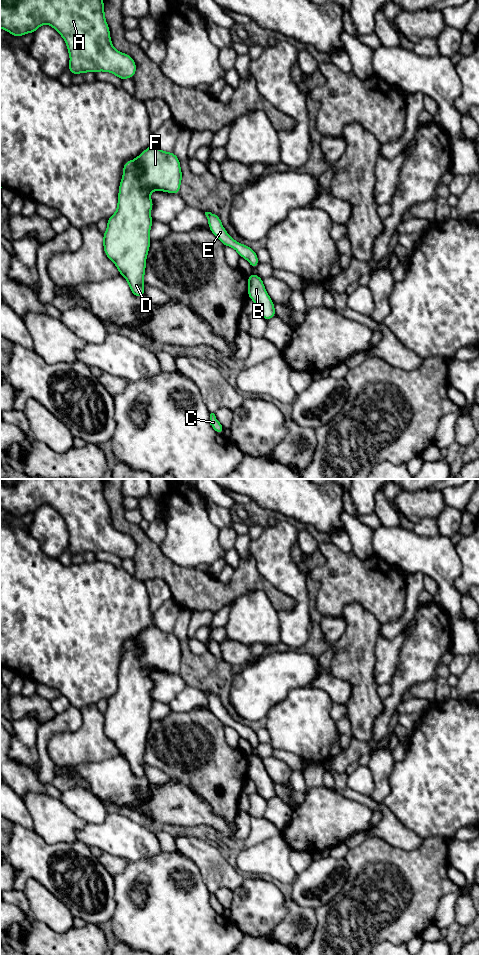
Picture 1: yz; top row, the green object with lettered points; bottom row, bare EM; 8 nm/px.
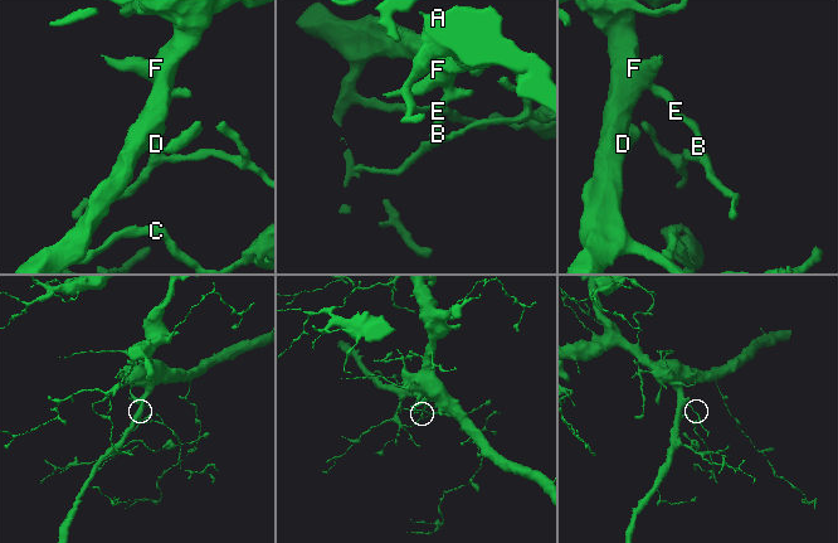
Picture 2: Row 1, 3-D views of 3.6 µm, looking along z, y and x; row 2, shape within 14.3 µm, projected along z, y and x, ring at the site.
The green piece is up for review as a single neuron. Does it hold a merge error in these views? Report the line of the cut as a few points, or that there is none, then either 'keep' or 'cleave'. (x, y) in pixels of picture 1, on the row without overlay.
cut none; keep

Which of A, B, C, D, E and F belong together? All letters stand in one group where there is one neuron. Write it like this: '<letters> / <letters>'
A B C D E F

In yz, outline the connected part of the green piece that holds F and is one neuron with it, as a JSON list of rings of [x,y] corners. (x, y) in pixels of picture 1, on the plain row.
[[[152,624],[134,640],[123,646],[123,656],[119,665],[116,692],[107,700],[103,714],[103,727],[106,736],[116,745],[119,753],[127,760],[131,772],[143,777],[146,738],[151,724],[150,709],[154,700],[150,696],[153,681],[150,674],[160,670],[179,674],[182,661],[180,640],[173,632],[164,632]]]

